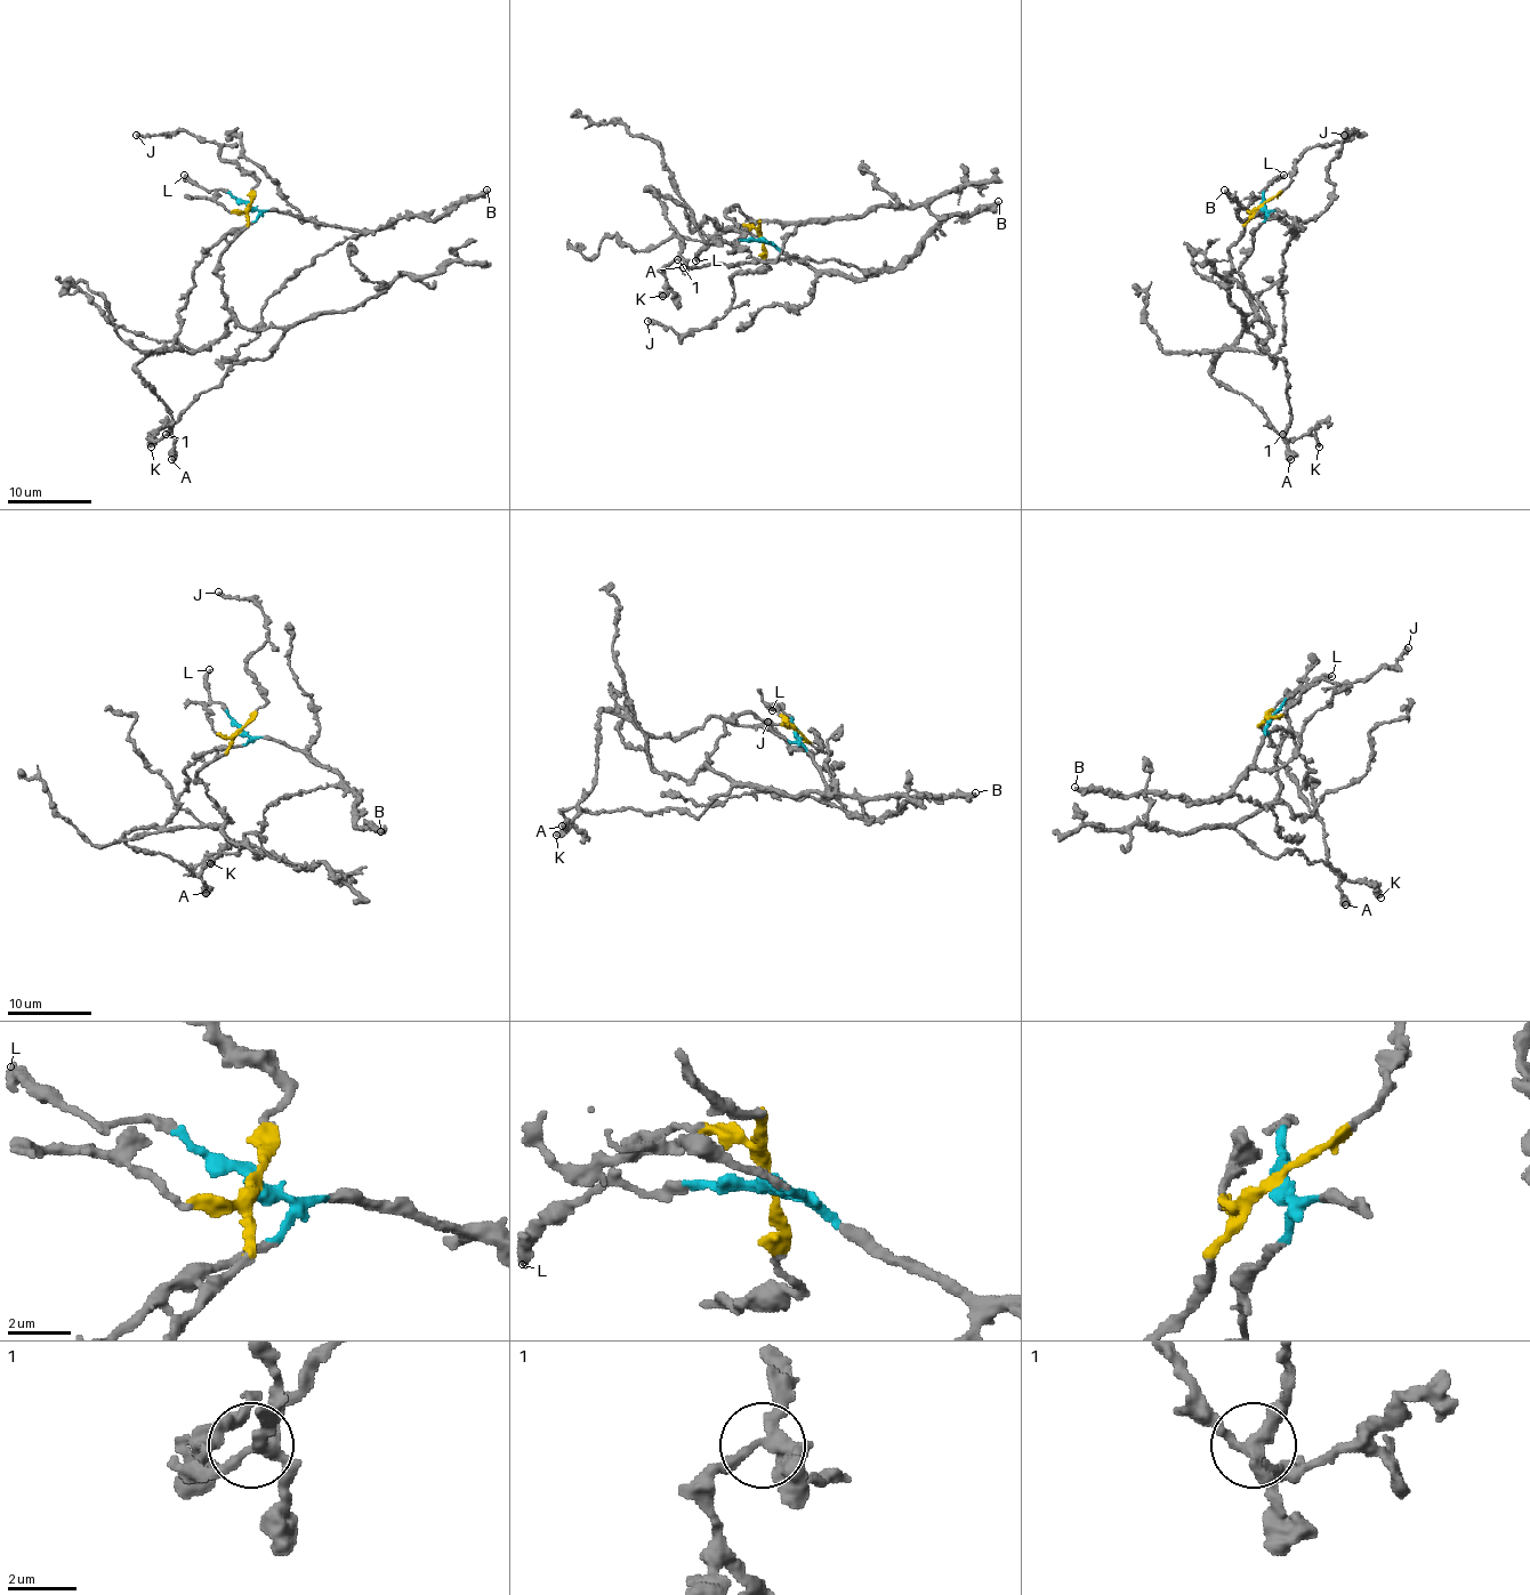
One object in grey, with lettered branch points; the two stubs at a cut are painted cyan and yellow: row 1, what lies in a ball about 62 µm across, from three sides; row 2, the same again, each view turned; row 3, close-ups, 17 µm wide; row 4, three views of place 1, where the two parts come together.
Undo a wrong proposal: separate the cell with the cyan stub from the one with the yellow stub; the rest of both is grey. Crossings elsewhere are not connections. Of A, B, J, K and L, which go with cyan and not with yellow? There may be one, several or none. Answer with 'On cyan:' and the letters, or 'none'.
On cyan: A, B, L

